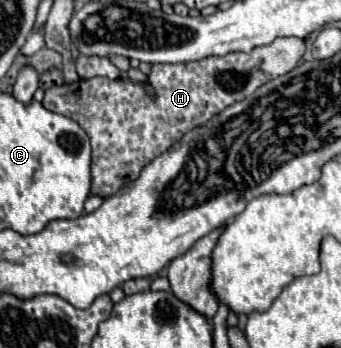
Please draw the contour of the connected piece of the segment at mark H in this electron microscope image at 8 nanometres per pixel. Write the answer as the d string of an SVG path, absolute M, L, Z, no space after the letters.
M277 38L267 46L253 48L249 54L231 52L185 64L155 64L149 74L151 84L157 88L155 100L145 94L141 84L133 84L131 80L91 78L69 86L63 84L49 88L43 106L75 120L87 132L93 146L91 192L107 198L123 188L123 184L137 180L147 162L167 152L167 148L177 144L185 132L203 126L227 106L251 96L269 80L297 68L303 54L303 38Z

